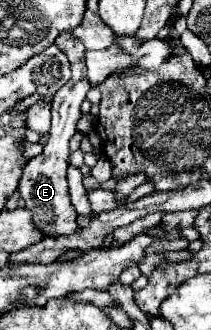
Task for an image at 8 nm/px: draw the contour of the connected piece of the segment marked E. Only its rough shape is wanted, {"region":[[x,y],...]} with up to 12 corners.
{"region":[[55,44],[73,78],[51,106],[43,154],[23,170],[19,194],[45,236],[75,234],[67,192],[69,140],[89,92],[85,46]]}

